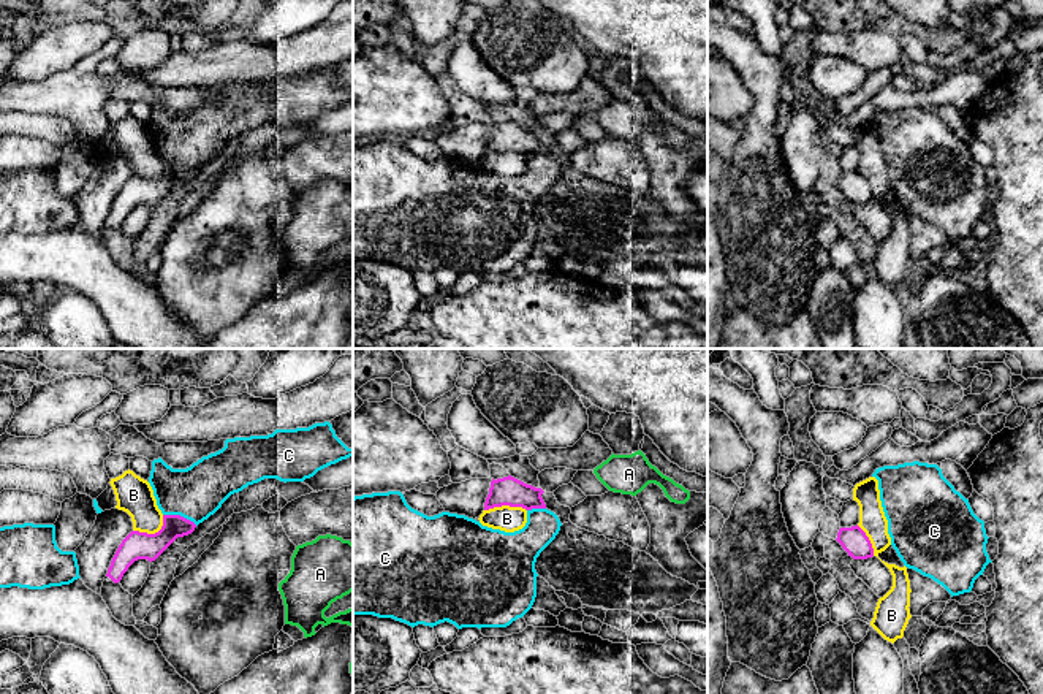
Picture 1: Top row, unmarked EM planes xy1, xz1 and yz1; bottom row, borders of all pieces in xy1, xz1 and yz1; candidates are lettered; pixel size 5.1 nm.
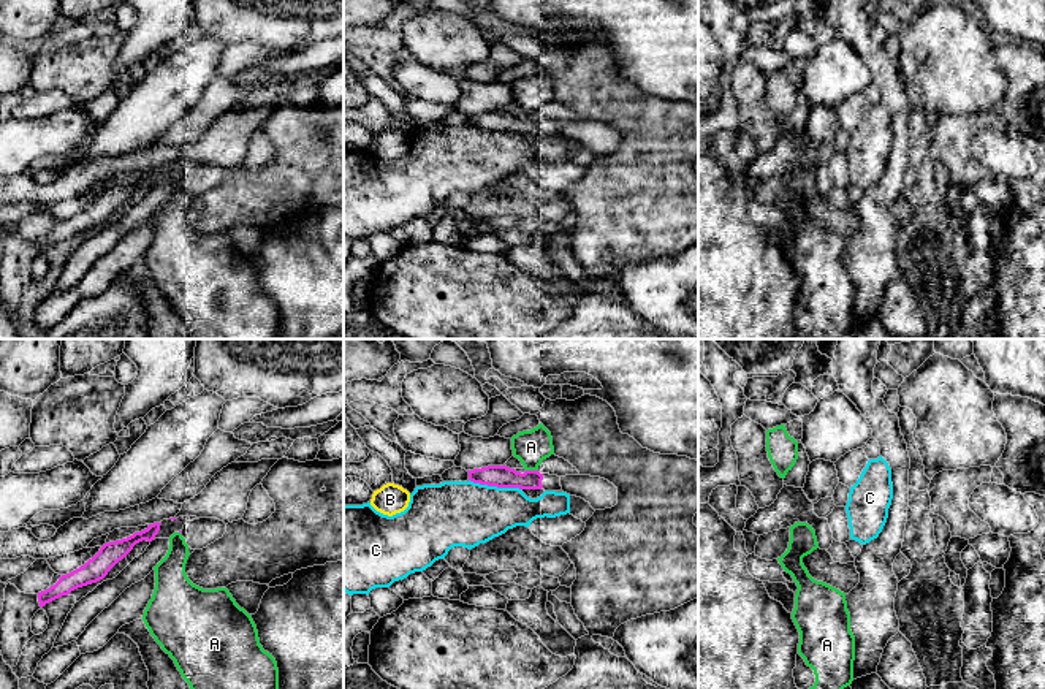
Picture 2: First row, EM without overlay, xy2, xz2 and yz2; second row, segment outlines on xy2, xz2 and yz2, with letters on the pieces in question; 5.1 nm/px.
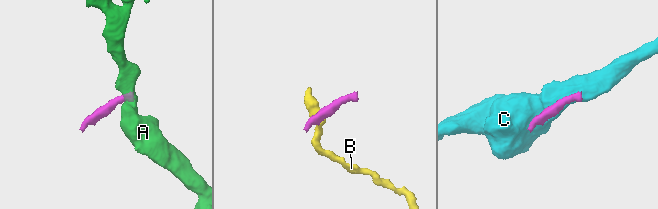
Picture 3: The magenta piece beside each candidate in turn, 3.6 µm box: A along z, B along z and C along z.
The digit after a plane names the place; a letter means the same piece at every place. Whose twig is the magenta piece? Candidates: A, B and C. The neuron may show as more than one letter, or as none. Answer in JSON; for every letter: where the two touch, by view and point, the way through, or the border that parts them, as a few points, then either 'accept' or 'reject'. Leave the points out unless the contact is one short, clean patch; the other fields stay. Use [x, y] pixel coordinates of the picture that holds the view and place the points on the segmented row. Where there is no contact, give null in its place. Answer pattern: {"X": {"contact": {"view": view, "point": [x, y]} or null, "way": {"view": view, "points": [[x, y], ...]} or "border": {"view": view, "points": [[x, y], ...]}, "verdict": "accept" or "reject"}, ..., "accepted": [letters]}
{"A": {"contact": {"view": "xz2", "point": [532, 471]}, "verdict": "reject"}, "B": {"contact": {"view": "xz1", "point": [505, 504]}, "border": {"view": "xz1", "points": [[526, 509], [502, 506], [485, 510]]}, "verdict": "reject"}, "C": {"contact": {"view": "xz2", "point": [496, 485]}, "verdict": "reject"}, "accepted": []}

